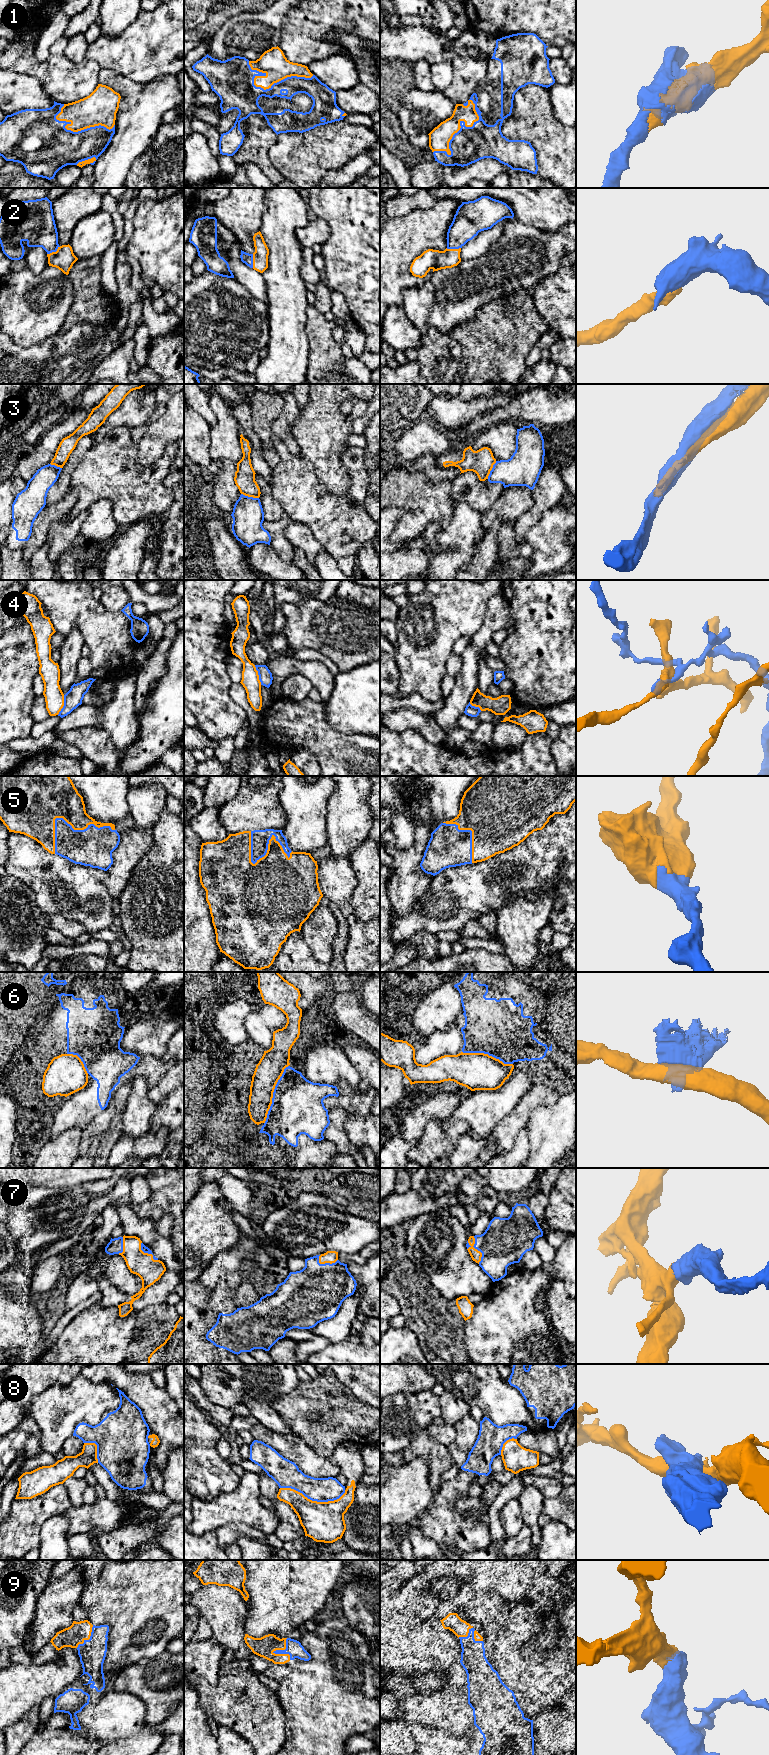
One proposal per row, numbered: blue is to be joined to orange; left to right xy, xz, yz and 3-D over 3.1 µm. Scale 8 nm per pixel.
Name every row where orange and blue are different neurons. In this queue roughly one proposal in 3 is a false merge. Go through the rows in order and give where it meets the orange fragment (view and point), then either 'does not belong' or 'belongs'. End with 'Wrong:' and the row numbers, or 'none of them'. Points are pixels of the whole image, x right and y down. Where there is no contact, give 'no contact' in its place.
1: contact yz (460, 126); belongs
2: contact xy (53, 252); belongs
3: contact xz (250, 496); does not belong
4: contact xy (63, 705); does not belong
5: contact xz (266, 853); belongs
6: contact xz (272, 1094); does not belong
7: contact yz (476, 1249); belongs
8: contact xz (313, 1501); does not belong
9: contact xz (275, 1650); belongs
Wrong: 3, 4, 6, 8

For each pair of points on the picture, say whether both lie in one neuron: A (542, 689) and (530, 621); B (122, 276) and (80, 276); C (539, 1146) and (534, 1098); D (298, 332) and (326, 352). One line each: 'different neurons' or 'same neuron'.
A: same neuron
B: different neurons
C: different neurons
D: different neurons

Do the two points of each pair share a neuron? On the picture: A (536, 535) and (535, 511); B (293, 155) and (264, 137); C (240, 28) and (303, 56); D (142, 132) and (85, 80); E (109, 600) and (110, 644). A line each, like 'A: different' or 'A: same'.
A: different
B: different
C: different
D: different
E: different

